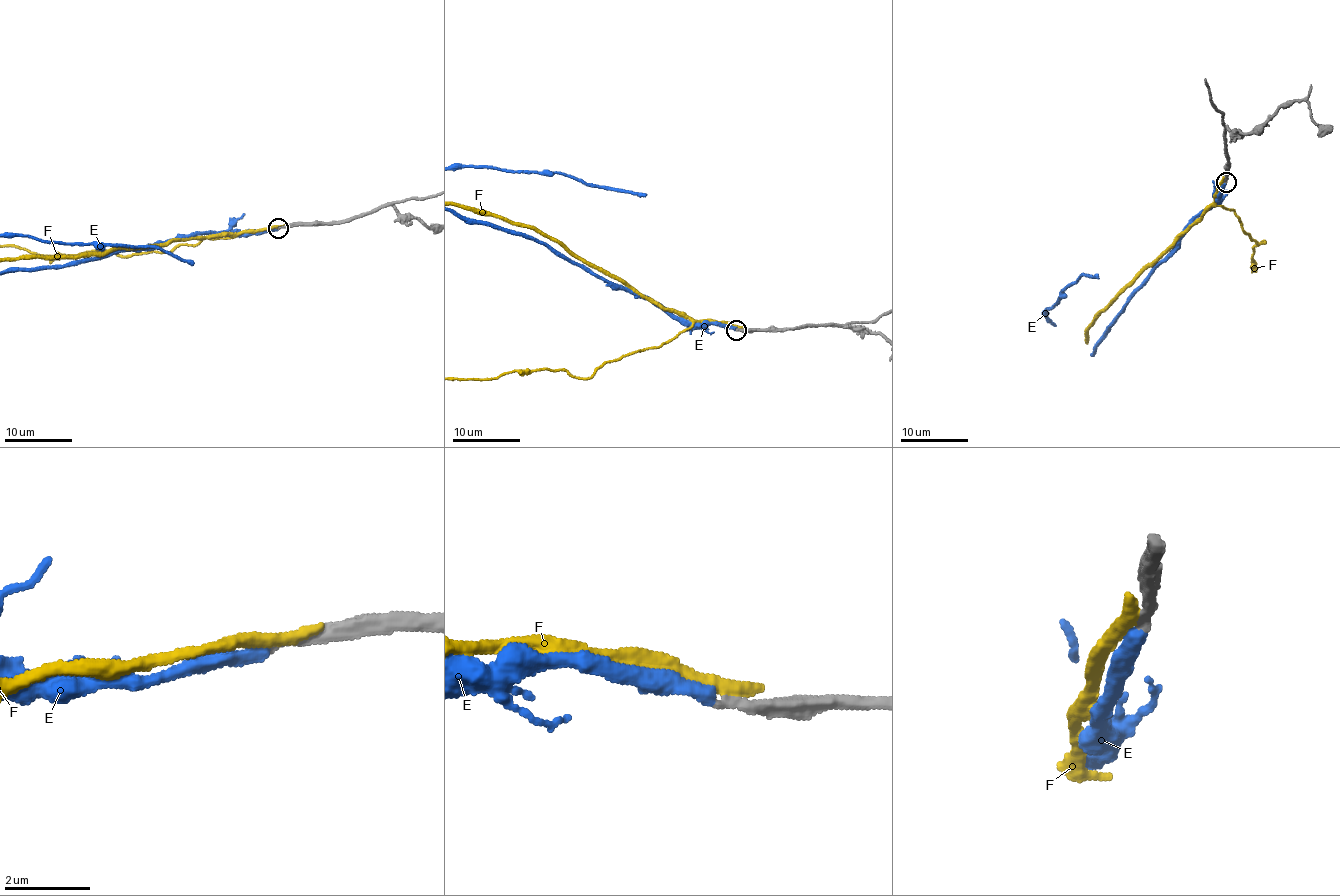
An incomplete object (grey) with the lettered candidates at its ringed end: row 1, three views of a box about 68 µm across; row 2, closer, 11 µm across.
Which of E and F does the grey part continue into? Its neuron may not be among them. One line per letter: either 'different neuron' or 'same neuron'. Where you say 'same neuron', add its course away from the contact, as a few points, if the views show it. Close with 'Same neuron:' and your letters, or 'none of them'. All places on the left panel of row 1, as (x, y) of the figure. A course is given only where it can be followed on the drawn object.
E: same neuron
F: different neuron
Same neuron: E

